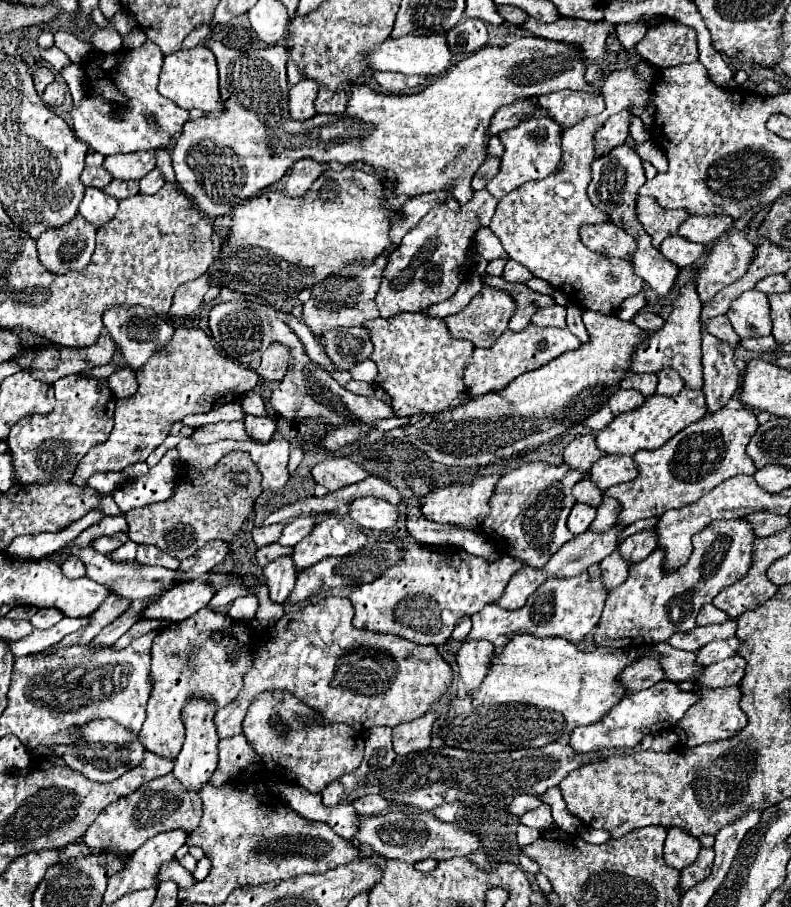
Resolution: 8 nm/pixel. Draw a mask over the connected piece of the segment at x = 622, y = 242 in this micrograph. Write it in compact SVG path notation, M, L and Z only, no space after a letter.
M612 222L582 226L580 238L590 250L608 258L616 256L616 258L630 260L630 256L636 250L636 238L632 238L624 228Z

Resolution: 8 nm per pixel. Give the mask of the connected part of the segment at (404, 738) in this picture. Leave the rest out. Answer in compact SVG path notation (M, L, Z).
M428 710L424 716L392 728L394 750L398 754L408 754L408 752L418 752L418 750L430 748L432 730L434 730L434 722L438 720L438 716L440 714L436 710Z

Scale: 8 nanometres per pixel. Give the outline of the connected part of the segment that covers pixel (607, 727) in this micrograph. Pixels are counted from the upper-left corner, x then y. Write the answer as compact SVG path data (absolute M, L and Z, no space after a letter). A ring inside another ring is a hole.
M662 680L646 690L640 692L630 692L616 704L614 712L606 716L606 720L600 720L598 724L576 728L570 734L570 746L574 752L584 754L584 752L596 752L604 748L634 748L646 735L658 733L663 730L674 728L674 724L684 716L684 712L698 700L696 692L682 692L676 688L678 684L670 680Z

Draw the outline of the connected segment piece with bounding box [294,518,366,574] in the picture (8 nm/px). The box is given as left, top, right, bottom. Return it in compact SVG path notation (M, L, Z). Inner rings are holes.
M324 518L294 546L296 574L330 556L346 556L366 544L366 534L346 518Z

